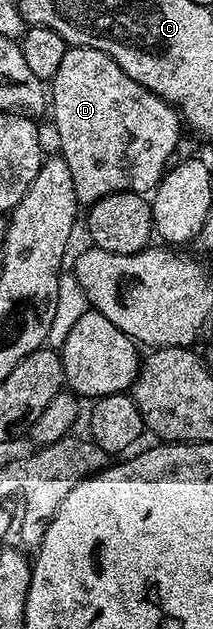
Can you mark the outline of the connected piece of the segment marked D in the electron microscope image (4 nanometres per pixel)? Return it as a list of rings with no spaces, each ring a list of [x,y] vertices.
[[[69,47],[62,66],[58,66],[58,74],[50,81],[50,112],[51,108],[56,136],[60,139],[59,155],[64,157],[74,178],[76,199],[84,206],[91,206],[115,192],[151,193],[169,167],[172,151],[180,140],[180,113],[161,96],[134,82],[134,78],[102,50]]]

